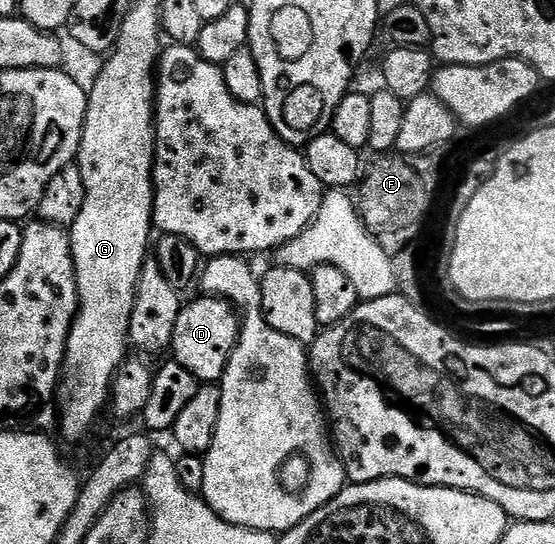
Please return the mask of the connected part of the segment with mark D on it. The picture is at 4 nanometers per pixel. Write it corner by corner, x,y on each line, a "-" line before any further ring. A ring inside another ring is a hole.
203,295
202,300
194,300
185,305
176,318
173,359
184,370
188,370
200,382
218,382
226,375
226,363
238,345
240,316
233,304
216,296

